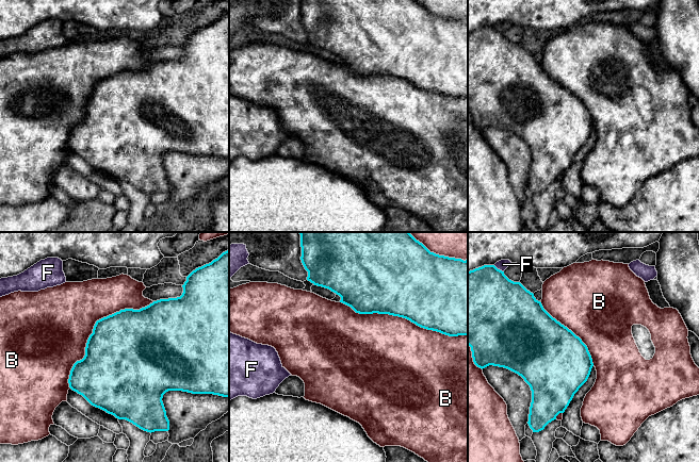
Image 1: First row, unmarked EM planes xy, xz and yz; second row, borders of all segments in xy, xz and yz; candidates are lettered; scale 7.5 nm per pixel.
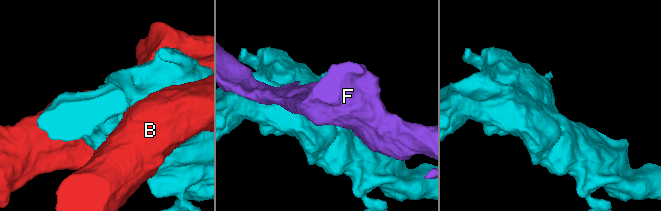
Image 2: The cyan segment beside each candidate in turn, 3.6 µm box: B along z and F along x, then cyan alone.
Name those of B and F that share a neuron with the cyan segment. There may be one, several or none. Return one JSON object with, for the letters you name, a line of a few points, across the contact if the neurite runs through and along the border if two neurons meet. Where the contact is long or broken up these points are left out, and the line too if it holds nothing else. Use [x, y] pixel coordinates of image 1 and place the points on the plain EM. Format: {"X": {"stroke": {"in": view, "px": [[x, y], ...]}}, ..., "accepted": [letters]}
{"accepted": []}

